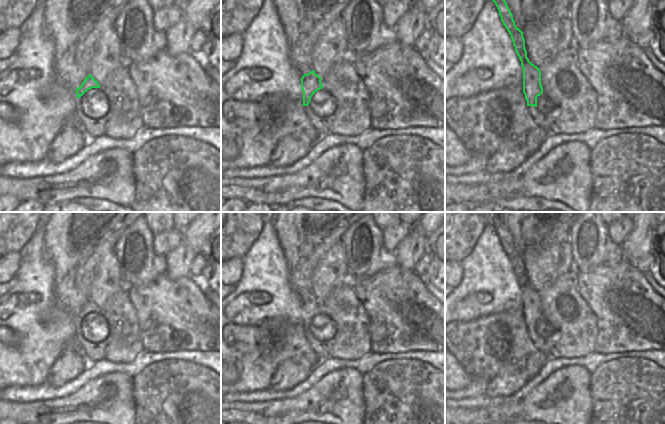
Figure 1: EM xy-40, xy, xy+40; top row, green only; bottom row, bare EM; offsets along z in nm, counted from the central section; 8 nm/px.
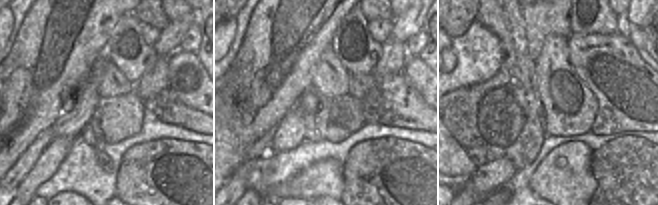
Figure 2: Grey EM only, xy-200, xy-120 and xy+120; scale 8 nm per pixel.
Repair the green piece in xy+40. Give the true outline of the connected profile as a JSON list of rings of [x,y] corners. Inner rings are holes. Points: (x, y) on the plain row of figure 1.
[[[489,212],[489,224],[495,227],[501,245],[511,259],[515,275],[521,285],[523,292],[523,317],[529,337],[538,350],[549,354],[561,335],[543,316],[541,295],[527,281],[523,256],[515,249],[513,239],[503,221],[503,212]]]

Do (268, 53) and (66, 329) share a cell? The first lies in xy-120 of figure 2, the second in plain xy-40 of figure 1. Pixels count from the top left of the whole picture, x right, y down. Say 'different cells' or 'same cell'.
different cells

